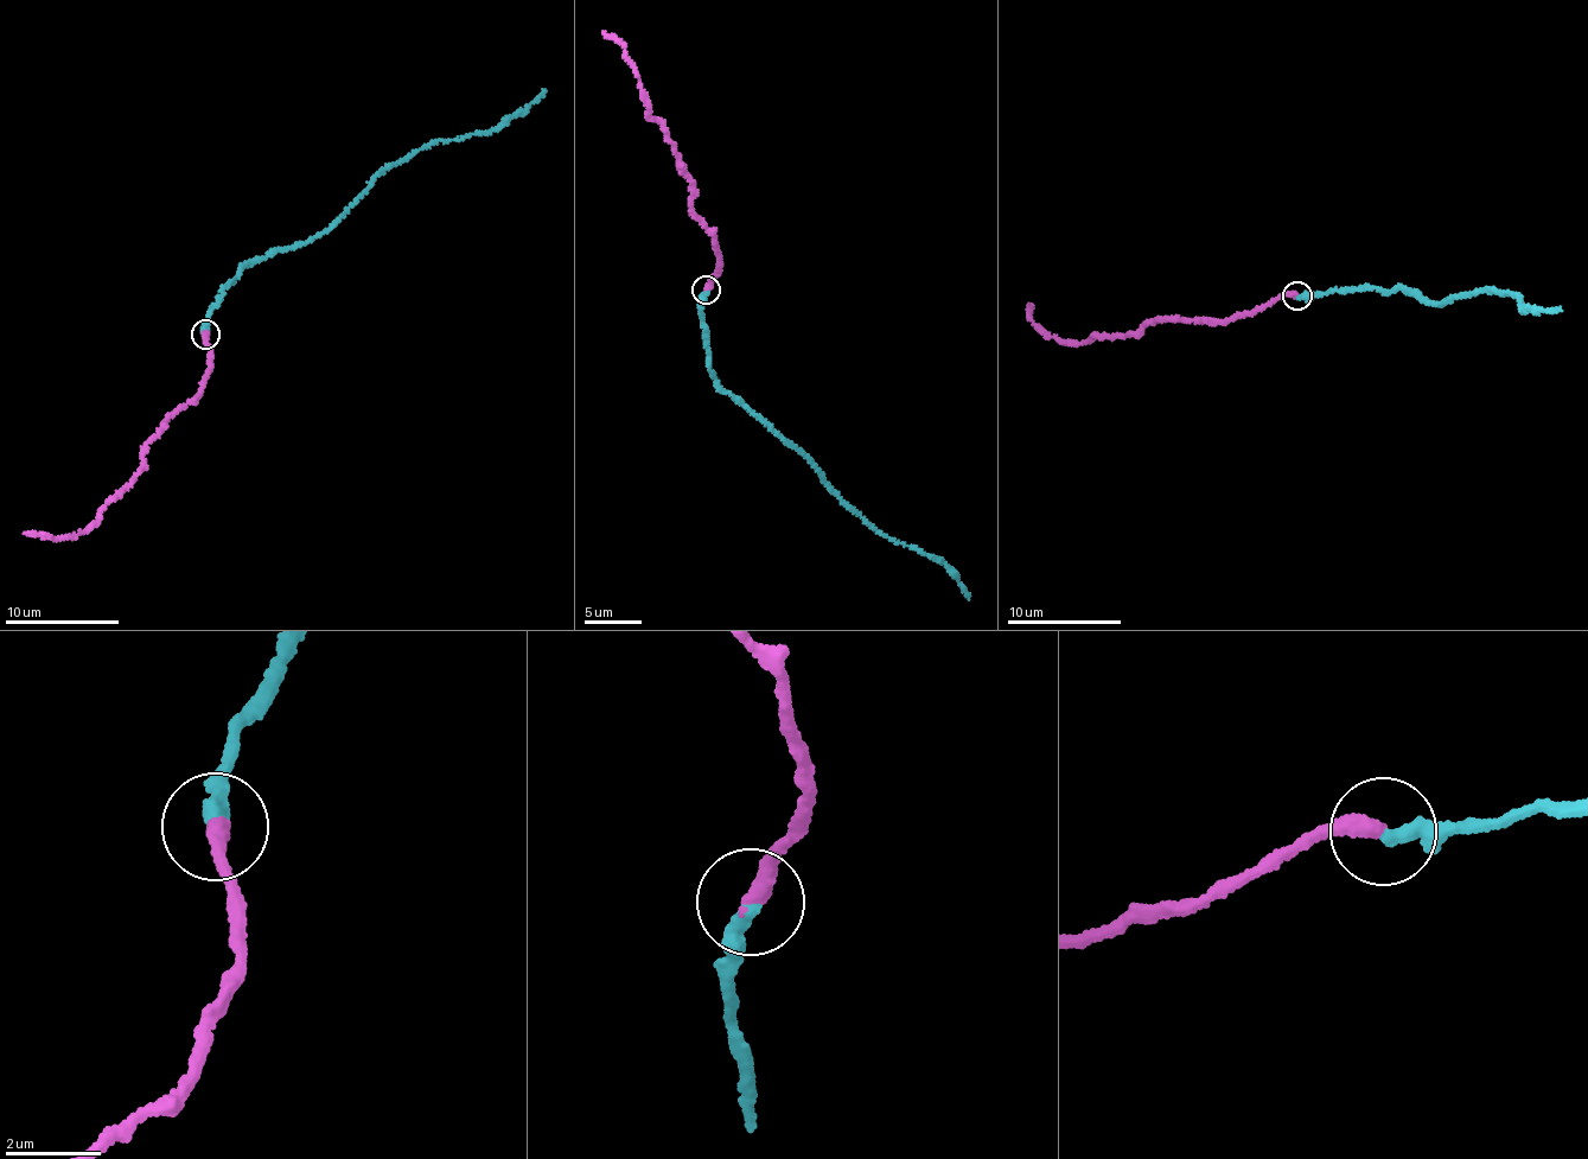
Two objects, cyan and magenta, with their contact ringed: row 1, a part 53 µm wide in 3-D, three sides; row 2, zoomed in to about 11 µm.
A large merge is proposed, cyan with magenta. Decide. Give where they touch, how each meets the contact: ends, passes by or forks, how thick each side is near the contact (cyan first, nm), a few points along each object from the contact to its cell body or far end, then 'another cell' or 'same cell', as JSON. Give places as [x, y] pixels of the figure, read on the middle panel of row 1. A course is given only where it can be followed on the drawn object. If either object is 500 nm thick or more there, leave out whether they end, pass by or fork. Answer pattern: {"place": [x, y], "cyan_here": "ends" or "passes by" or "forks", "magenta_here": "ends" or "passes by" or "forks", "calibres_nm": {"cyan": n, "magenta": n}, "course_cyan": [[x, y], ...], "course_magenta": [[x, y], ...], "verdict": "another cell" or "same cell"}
{"place": [706, 290], "cyan_here": "ends", "magenta_here": "ends", "calibres_nm": {"cyan": 340, "magenta": 380}, "course_cyan": [[706, 291], [701, 314], [715, 381], [804, 456], [835, 495], [879, 530], [923, 553], [955, 575], [968, 599]], "course_magenta": [[706, 291], [720, 262], [713, 230], [695, 216], [688, 174], [664, 122], [648, 110], [636, 68], [603, 31]], "verdict": "same cell"}

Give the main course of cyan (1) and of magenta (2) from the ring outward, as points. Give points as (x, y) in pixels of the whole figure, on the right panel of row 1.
1: (1298, 295), (1402, 288), (1440, 305), (1455, 297), (1494, 291), (1518, 297), (1520, 313), (1562, 311)
2: (1298, 295), (1199, 323), (1158, 317), (1135, 332), (1081, 343), (1041, 335), (1028, 304)

